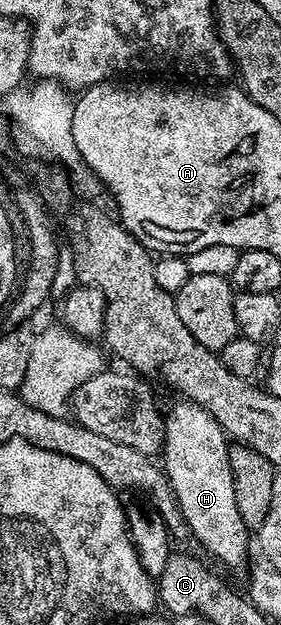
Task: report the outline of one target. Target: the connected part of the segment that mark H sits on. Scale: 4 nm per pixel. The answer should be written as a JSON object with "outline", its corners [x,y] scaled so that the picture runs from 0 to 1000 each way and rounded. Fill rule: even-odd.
{"outline":[[[669,642],[594,658],[594,714],[584,752],[658,830],[669,854],[687,854],[765,893],[843,907],[886,888],[890,851],[861,842],[847,810],[829,805],[822,744],[804,739],[808,698],[726,654]]]}

